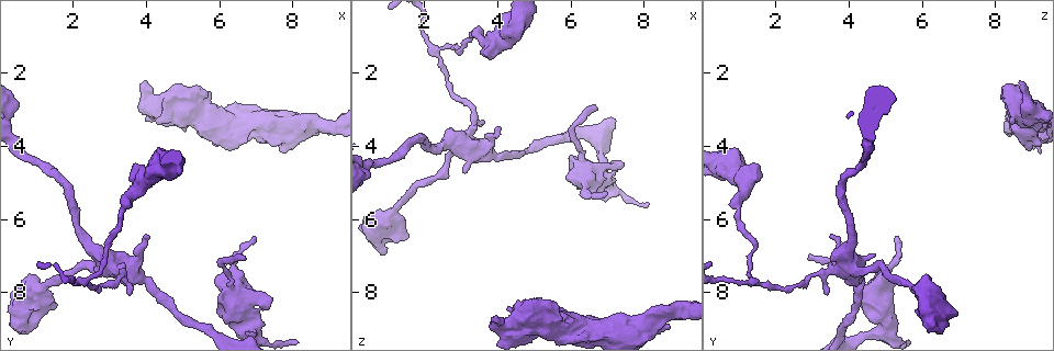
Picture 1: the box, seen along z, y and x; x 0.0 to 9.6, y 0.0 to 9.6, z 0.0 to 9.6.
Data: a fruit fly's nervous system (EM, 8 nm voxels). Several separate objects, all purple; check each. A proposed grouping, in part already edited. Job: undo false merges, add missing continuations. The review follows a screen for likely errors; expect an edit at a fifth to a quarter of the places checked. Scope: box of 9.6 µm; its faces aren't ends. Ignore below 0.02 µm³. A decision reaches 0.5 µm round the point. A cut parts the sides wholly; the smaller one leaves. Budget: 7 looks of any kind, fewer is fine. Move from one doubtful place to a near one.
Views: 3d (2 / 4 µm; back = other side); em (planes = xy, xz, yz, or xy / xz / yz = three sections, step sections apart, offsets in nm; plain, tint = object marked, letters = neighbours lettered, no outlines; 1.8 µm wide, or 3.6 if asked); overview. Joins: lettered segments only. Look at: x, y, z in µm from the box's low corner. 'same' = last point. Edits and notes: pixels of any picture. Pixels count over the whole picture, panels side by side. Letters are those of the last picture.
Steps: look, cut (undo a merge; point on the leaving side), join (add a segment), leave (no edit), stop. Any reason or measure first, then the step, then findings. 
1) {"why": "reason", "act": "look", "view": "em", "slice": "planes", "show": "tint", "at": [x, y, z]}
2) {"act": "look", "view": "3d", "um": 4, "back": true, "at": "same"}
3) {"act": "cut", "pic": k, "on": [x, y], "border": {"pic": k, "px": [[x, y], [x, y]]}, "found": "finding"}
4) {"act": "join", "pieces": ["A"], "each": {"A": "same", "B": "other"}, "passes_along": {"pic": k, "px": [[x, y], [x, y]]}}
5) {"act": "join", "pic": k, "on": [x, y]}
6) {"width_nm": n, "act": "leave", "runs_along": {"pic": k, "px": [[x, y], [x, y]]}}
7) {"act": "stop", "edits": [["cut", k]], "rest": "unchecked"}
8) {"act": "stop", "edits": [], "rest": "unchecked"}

{"why": "calibre changes", "act": "look", "view": "em", "um": 3.6, "slice": "xy", "step": 16, "show": "tint", "at": [4.10, 2.70, 8.85]}

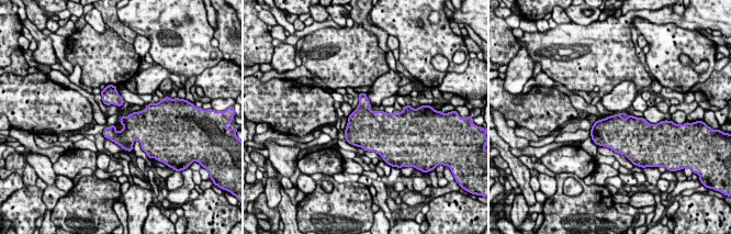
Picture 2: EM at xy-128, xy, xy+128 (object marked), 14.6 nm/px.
{"act": "look", "view": "em", "um": 3.6, "slice": "planes", "show": "letters", "at": "same"}

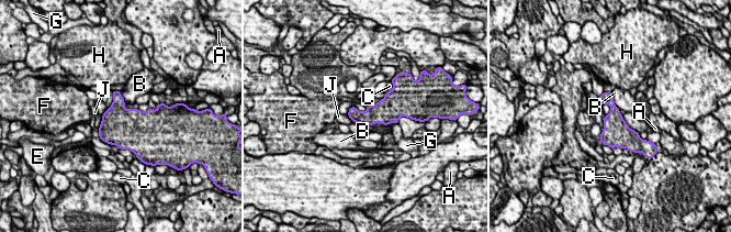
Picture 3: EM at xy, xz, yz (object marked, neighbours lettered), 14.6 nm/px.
{"act": "leave", "each": {"A": "other", "B": "other", "C": "other", "E": "other", "F": "other", "G": "other", "H": "other", "J": "other"}, "border": {"pic": 3, "px": [[611, 91], [614, 103], [618, 109]]}, "found": "continuous, no second cell"}

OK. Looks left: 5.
{"why": "calibre changes", "act": "look", "view": "em", "um": 3.6, "slice": "planes", "show": "letters", "at": [8.10, 3.50, 8.90]}

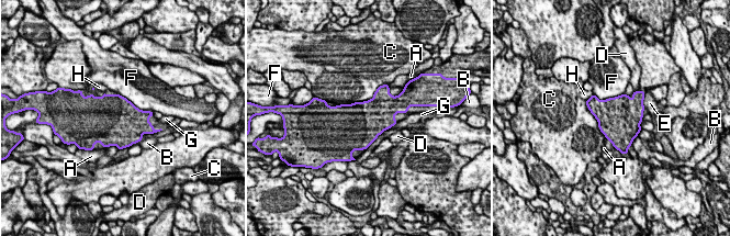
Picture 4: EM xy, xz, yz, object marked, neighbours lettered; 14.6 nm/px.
{"width_nm": 650, "act": "leave", "each": {"A": "other", "B": "other", "C": "other", "D": "other", "E": "other", "F": "other", "G": "other", "H": "other"}, "border": {"pic": 4, "px": [[384, 83], [367, 100], [340, 104]]}, "found": "all the same cell"}

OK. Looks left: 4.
{"why": "calibre changes", "act": "look", "view": "3d", "um": 4, "at": [6.30, 8.10, 4.65]}

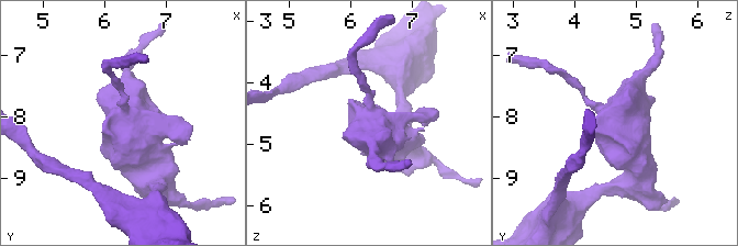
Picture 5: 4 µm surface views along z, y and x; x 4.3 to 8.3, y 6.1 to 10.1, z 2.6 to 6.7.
{"act": "look", "view": "em", "um": 3.6, "slice": "yz", "step": 4, "show": "tint", "at": [6.40, 8.00, 4.65]}

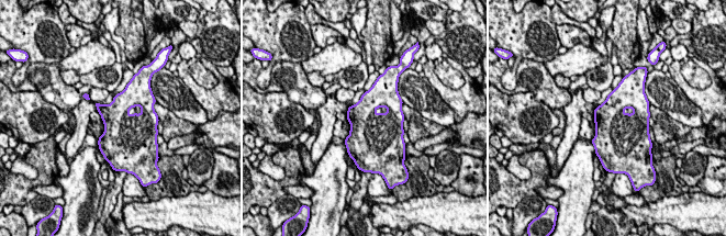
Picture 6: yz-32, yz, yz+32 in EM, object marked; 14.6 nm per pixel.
{"act": "look", "view": "em", "um": 3.6, "slice": "planes", "show": "letters", "at": "same"}

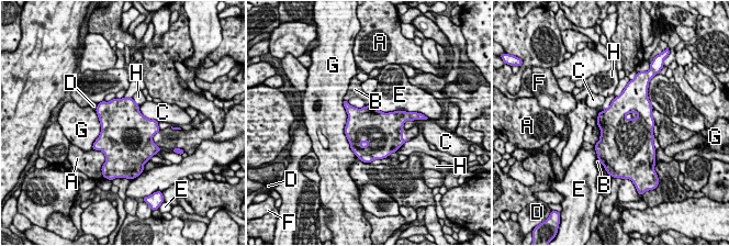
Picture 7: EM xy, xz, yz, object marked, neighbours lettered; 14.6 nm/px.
{"width_nm": 700, "act": "leave", "each": {"A": "other", "B": "other", "C": "other", "D": "other", "E": "other", "F": "other", "G": "other", "H": "other"}, "border": {"pic": 7, "px": [[373, 107], [384, 112], [404, 111]]}, "found": "one cell here"}

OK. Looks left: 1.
{"act": "stop", "edits": [], "rest": "unchecked"}

